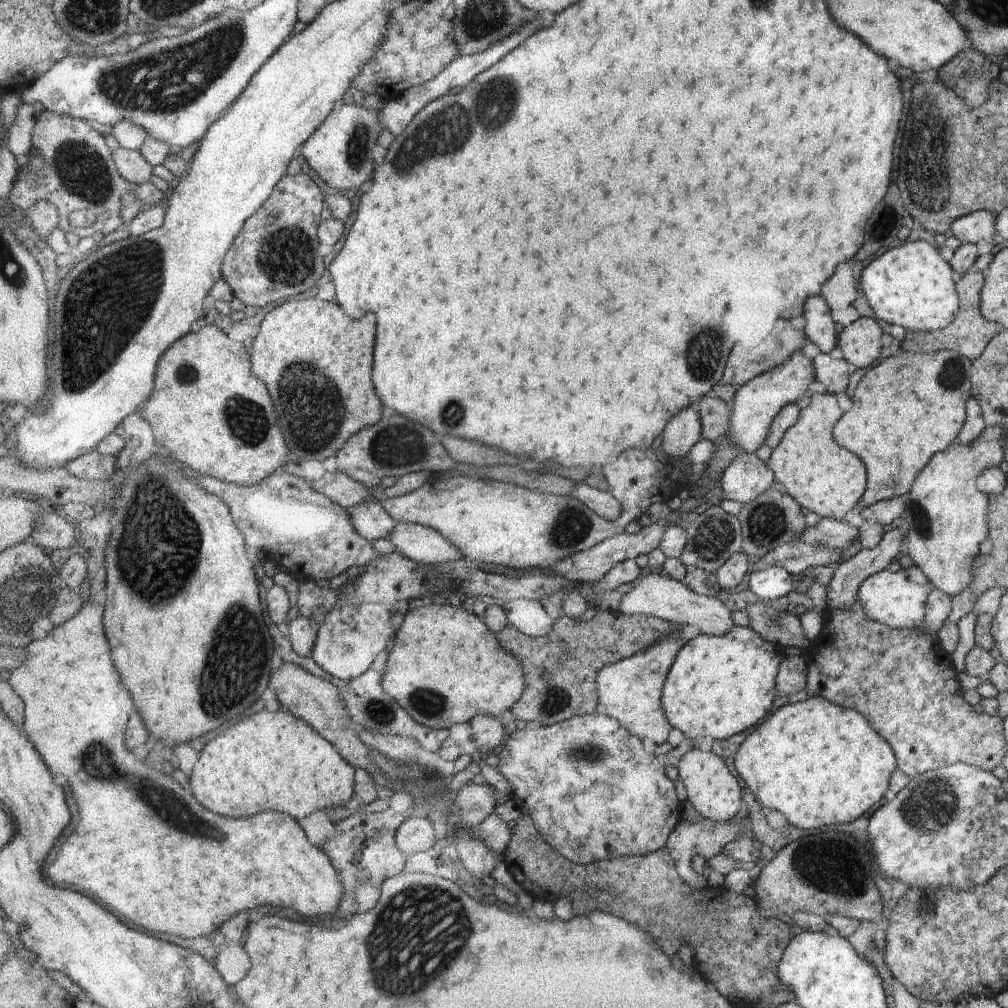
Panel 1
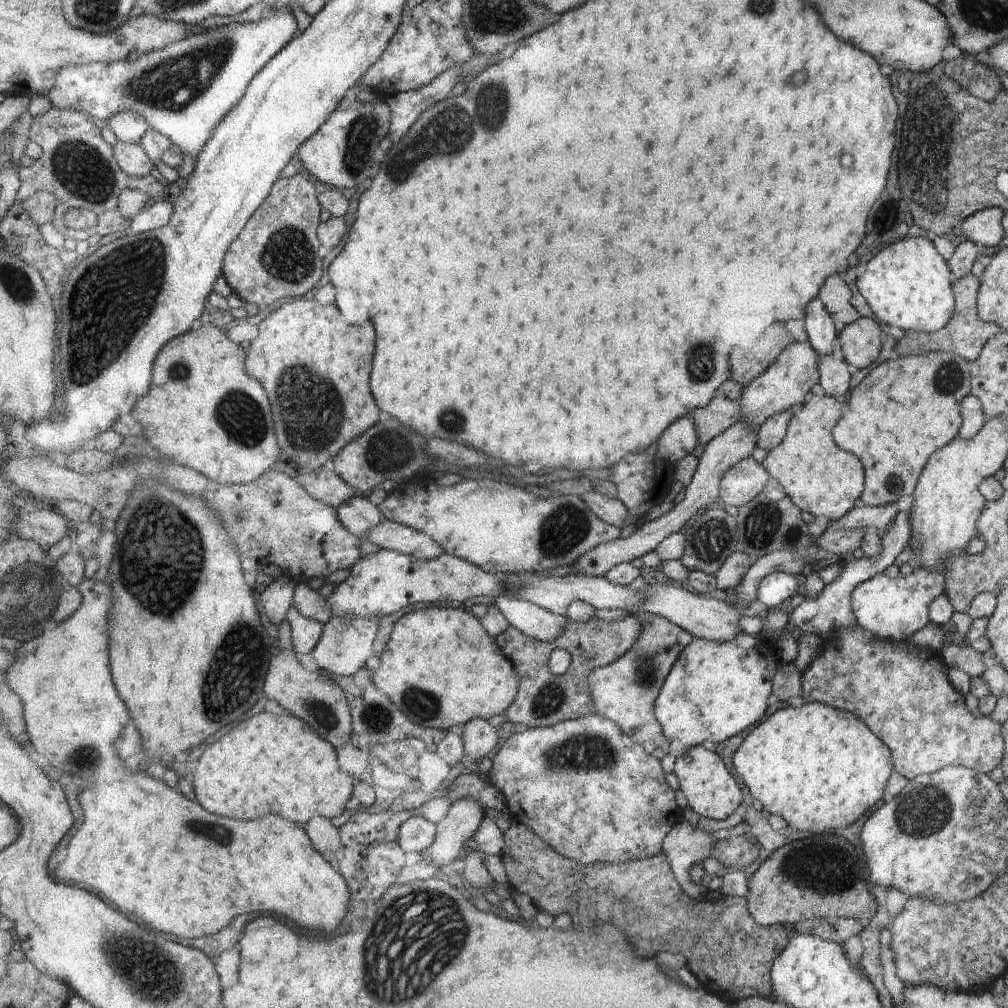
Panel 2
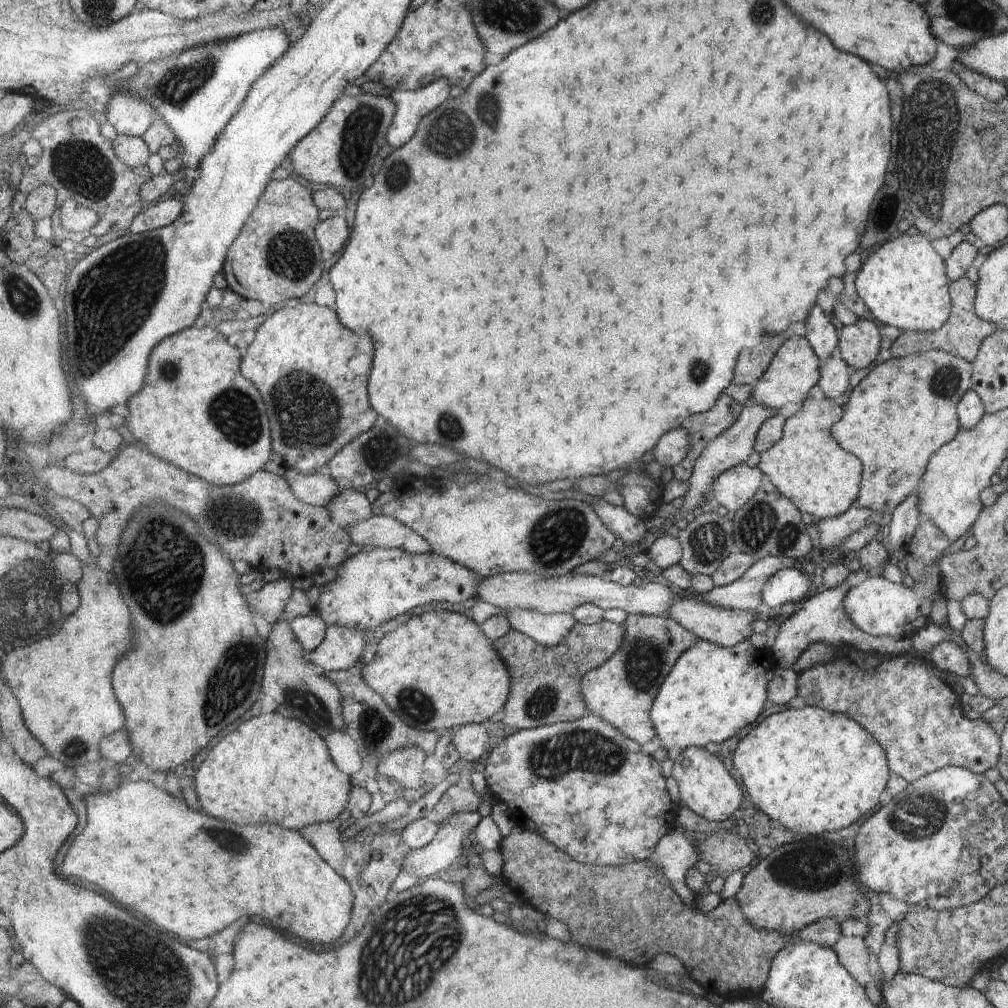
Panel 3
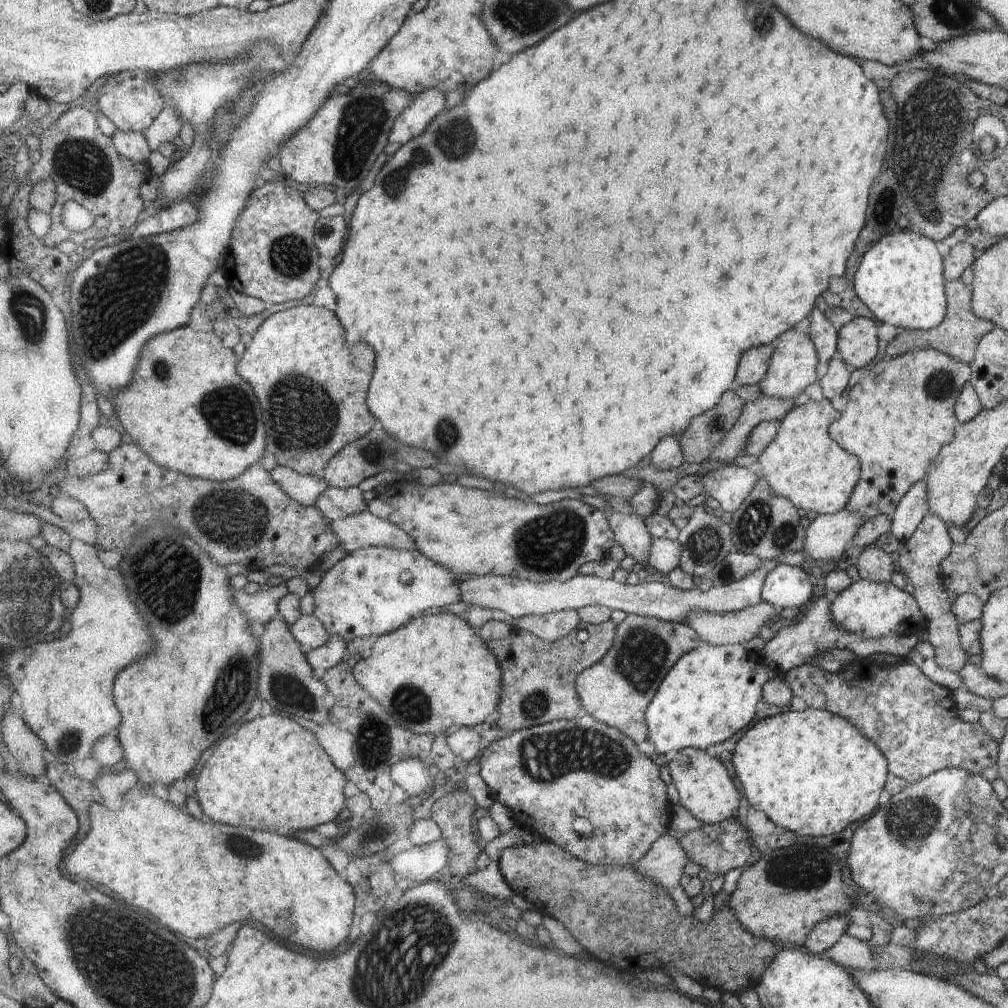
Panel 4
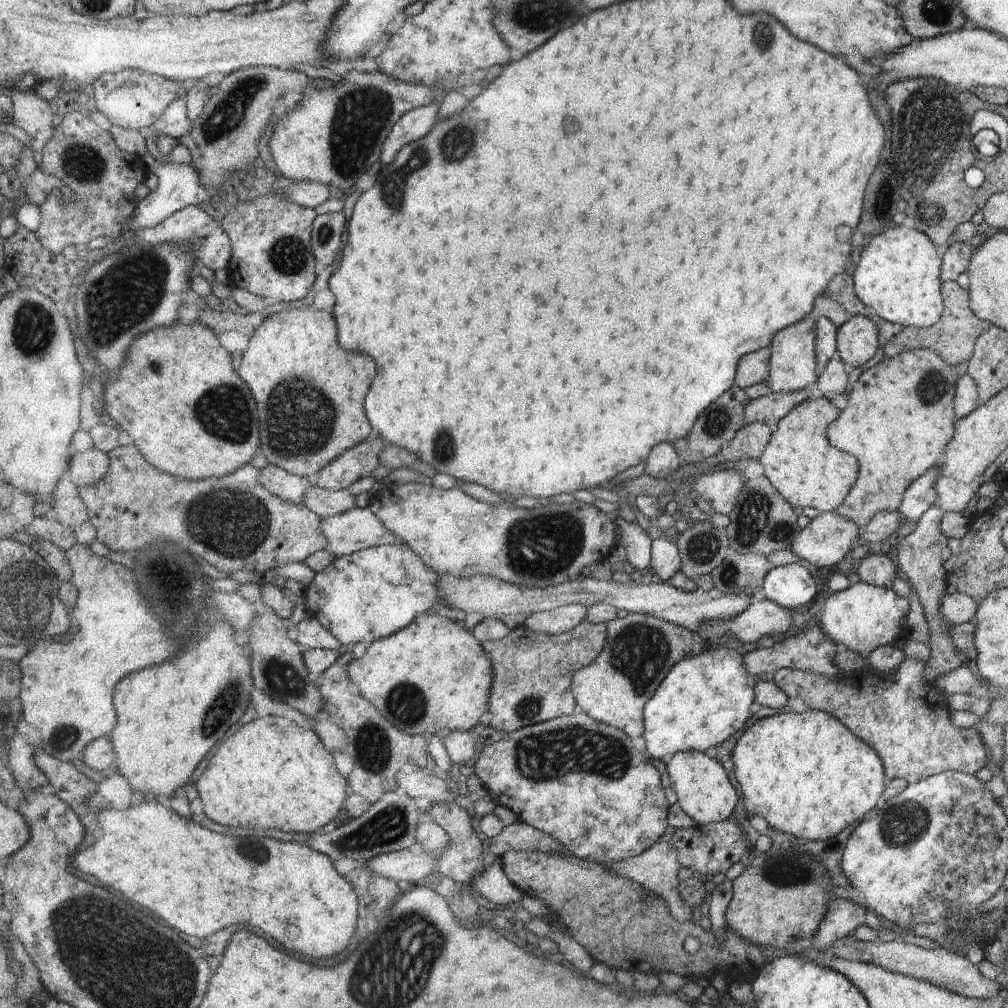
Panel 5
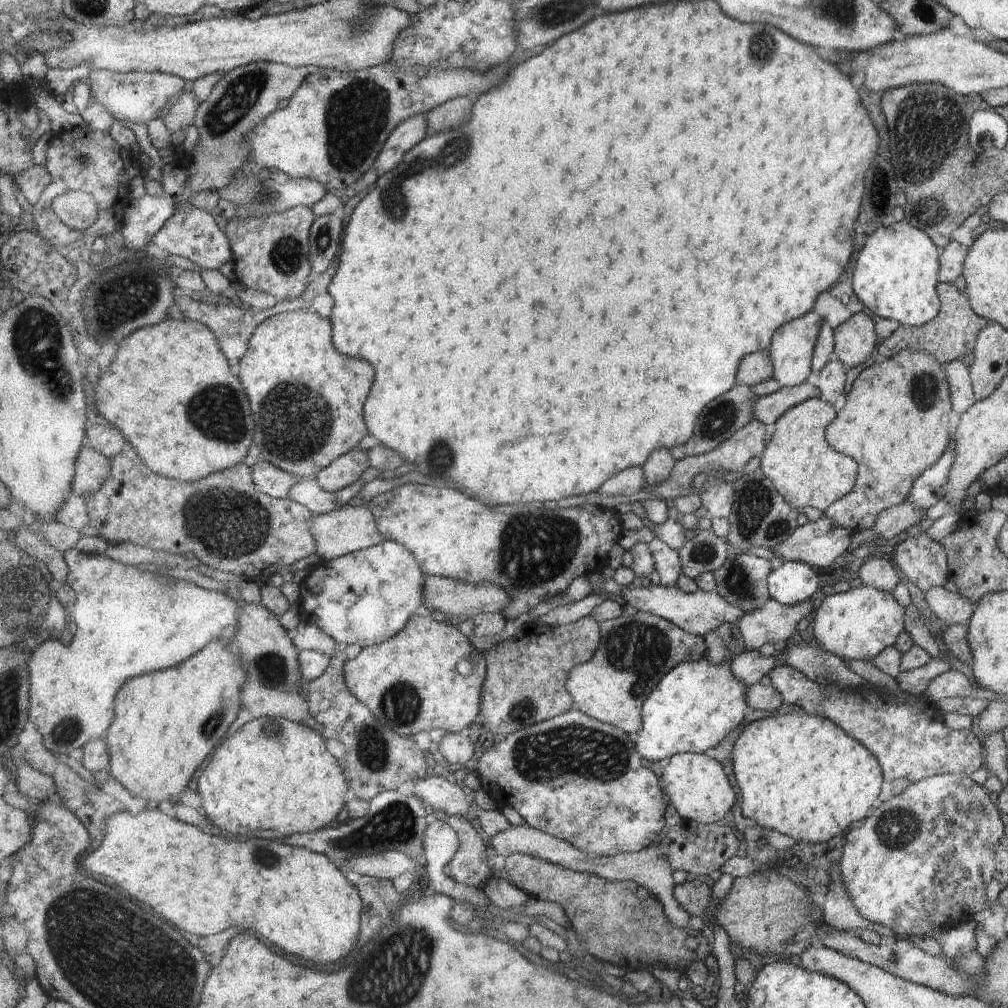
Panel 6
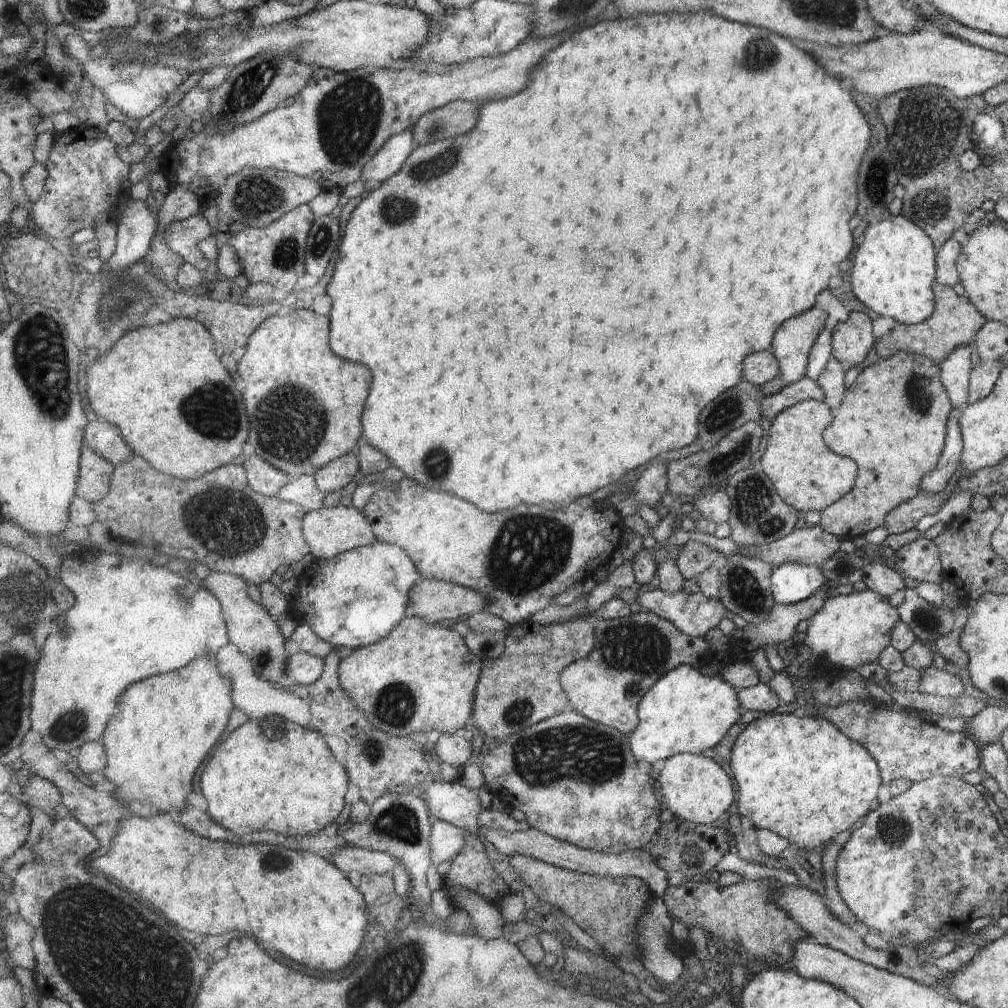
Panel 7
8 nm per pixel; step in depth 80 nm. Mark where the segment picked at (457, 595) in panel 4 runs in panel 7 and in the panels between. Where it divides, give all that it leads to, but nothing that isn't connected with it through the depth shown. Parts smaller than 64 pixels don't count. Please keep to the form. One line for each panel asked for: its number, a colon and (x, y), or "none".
5: (370, 595)
6: (366, 598)
7: (356, 599)

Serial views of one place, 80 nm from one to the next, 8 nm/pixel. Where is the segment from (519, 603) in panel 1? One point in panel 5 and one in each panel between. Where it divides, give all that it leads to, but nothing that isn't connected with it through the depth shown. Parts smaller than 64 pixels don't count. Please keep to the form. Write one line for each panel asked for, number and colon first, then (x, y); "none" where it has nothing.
2: (534, 621)
3: (550, 630)
4: (550, 627)
5: (562, 619)

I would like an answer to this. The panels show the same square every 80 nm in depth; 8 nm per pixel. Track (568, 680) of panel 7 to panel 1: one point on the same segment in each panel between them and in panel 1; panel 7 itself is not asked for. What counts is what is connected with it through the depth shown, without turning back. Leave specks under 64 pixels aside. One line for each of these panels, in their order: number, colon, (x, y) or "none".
1: (630, 690)
2: (625, 691)
3: (623, 690)
4: (618, 691)
5: (641, 650)
6: (638, 651)

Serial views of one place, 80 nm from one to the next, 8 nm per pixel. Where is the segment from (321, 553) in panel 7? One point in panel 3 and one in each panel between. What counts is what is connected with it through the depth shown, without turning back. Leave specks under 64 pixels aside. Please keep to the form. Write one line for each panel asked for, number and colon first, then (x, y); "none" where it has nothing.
3: (378, 531)
4: (364, 529)
5: (358, 529)
6: (349, 529)

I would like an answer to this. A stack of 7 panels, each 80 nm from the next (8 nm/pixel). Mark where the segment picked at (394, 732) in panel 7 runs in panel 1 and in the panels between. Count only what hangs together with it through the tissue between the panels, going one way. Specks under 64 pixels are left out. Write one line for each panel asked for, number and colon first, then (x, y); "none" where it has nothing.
1: (445, 665)
2: (440, 665)
3: (439, 671)
4: (436, 673)
5: (434, 674)
6: (431, 676)

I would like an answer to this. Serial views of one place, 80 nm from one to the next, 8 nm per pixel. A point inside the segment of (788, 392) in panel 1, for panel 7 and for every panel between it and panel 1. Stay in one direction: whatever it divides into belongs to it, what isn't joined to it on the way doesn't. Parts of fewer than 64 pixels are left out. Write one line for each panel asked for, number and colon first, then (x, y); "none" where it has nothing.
2: (788, 379)
3: (792, 370)
4: (791, 367)
5: (791, 364)
6: (791, 348)
7: (791, 342)

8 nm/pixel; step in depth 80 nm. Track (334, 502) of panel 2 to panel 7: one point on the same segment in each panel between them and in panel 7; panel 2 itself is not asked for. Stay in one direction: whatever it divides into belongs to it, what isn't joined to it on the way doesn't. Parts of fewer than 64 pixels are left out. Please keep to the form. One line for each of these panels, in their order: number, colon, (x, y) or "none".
3: (315, 489)
4: (305, 488)
5: (289, 487)
6: (275, 482)
7: (265, 479)

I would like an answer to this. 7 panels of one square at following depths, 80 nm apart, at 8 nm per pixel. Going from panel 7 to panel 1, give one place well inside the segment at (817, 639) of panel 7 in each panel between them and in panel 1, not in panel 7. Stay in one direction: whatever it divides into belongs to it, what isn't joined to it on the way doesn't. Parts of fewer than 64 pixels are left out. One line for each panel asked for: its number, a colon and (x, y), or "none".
1: (897, 600)
2: (888, 608)
3: (877, 607)
4: (870, 610)
5: (862, 617)
6: (855, 625)

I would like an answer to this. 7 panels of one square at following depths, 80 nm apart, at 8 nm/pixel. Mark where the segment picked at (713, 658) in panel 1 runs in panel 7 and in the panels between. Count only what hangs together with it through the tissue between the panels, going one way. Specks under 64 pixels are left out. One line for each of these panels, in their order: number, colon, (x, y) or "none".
2: (717, 689)
3: (712, 692)
4: (714, 691)
5: (706, 698)
6: (696, 705)
7: (686, 712)

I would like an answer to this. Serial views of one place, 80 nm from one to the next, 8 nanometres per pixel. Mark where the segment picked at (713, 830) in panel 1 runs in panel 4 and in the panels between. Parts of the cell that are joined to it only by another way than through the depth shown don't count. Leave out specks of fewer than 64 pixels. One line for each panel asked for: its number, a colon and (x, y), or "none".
2: (685, 845)
3: (675, 853)
4: (664, 863)

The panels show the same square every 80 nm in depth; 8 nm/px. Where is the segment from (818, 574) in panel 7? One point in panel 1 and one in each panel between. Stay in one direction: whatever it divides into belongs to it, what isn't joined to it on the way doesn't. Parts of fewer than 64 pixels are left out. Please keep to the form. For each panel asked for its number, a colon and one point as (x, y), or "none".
1: (771, 583)
2: (772, 589)
3: (789, 584)
4: (784, 586)
5: (791, 586)
6: (790, 583)

